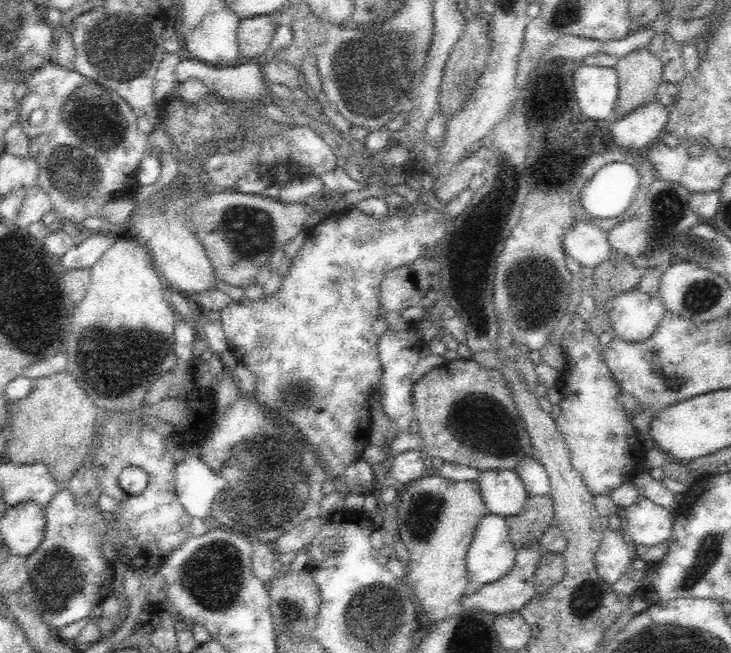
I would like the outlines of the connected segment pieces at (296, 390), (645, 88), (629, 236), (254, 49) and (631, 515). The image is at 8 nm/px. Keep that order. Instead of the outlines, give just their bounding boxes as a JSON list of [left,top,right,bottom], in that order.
[[221,202,447,478],[613,46,664,117],[607,179,702,268],[237,15,277,58],[624,494,675,548]]

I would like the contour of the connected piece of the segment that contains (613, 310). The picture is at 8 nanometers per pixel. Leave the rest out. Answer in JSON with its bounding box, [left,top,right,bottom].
[606,286,665,343]

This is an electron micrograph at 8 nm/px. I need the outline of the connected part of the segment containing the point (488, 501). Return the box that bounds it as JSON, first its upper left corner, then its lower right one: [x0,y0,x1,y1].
[477,470,529,518]

